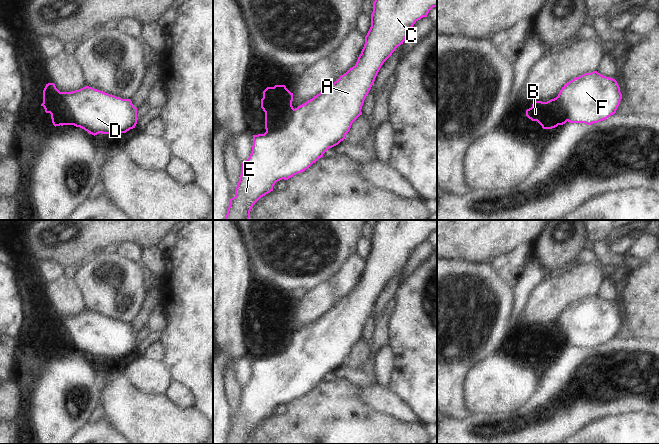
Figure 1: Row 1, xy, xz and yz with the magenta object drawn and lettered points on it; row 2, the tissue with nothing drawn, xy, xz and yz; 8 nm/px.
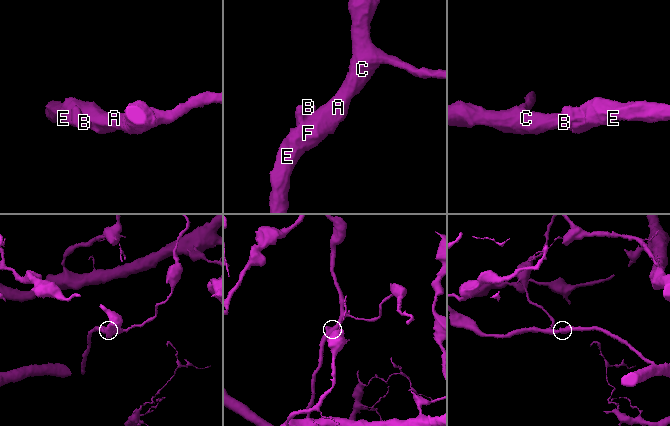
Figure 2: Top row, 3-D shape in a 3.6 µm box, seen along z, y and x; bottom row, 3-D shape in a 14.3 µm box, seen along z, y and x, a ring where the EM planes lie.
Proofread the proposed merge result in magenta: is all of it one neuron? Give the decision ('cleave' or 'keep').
keep

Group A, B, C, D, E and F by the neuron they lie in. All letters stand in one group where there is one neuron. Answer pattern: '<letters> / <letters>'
A B C D E F

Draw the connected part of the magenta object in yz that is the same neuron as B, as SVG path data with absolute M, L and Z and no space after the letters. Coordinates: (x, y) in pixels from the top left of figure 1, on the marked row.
M593 71L566 83L556 98L547 102L533 102L532 107L526 110L526 116L532 121L537 121L543 129L552 129L567 121L591 125L615 114L621 99L622 94L617 81Z

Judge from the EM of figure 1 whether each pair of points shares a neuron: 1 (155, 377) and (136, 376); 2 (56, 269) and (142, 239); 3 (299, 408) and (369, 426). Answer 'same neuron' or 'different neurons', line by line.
1: same neuron
2: different neurons
3: same neuron

